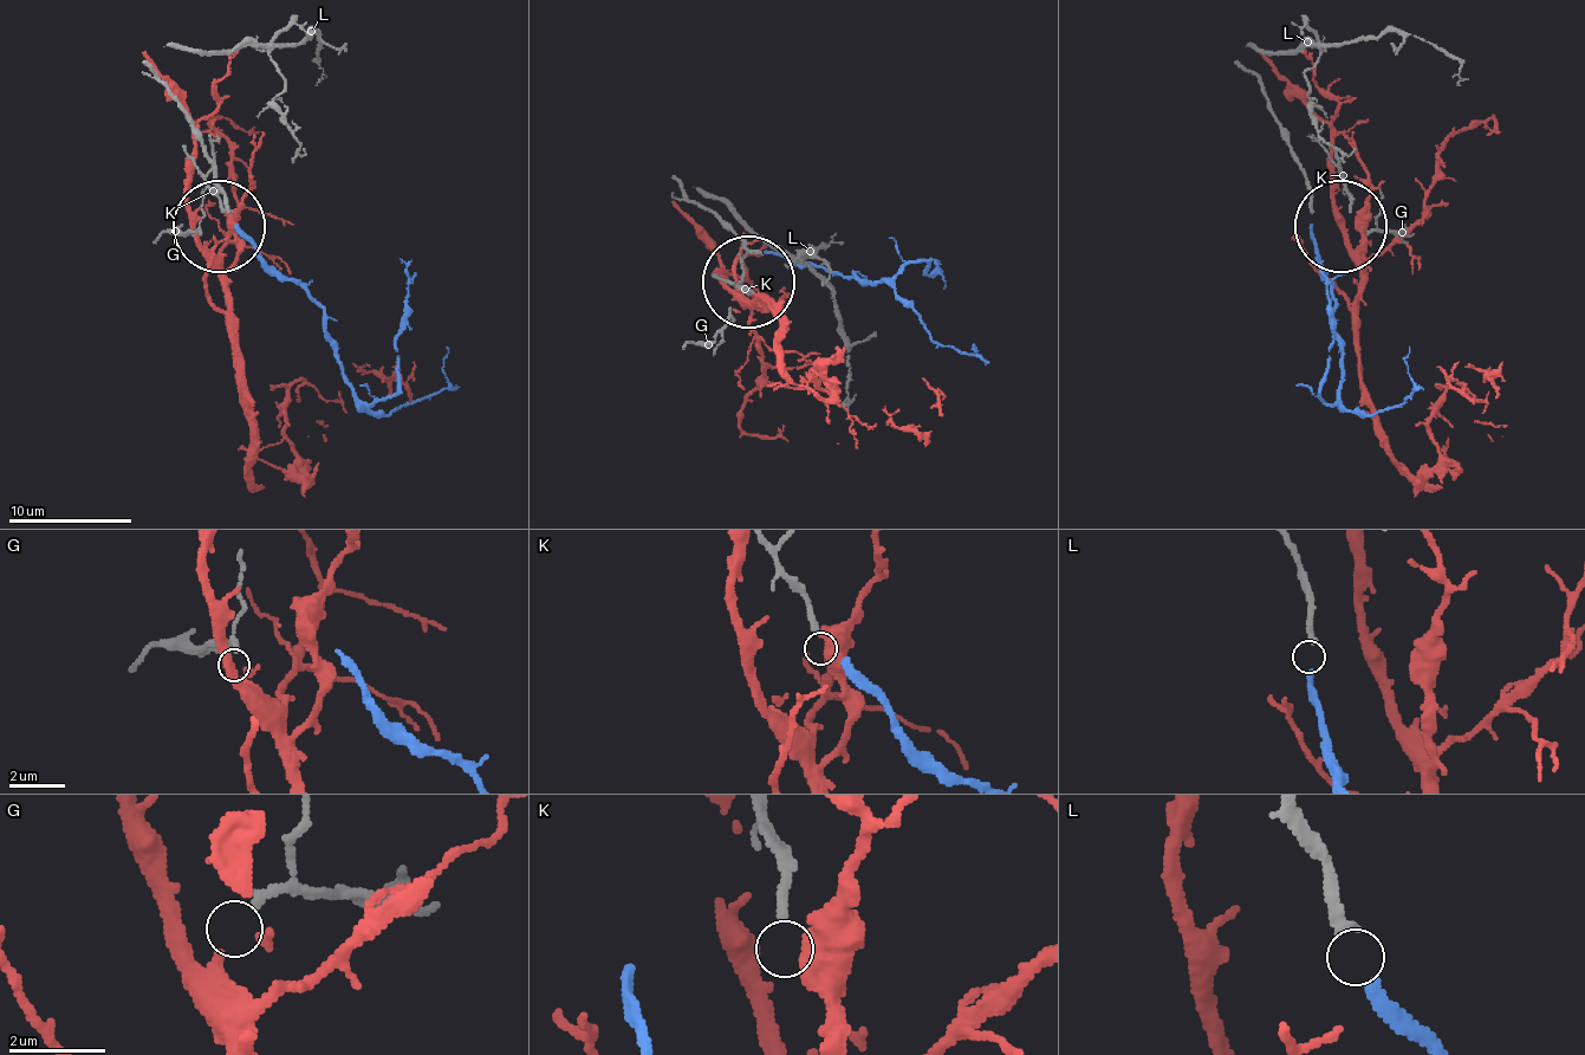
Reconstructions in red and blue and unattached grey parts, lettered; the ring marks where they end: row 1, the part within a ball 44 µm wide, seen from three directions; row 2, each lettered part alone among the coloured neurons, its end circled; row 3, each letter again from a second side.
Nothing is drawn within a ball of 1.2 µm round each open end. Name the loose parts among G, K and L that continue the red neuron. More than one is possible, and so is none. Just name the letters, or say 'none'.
G

